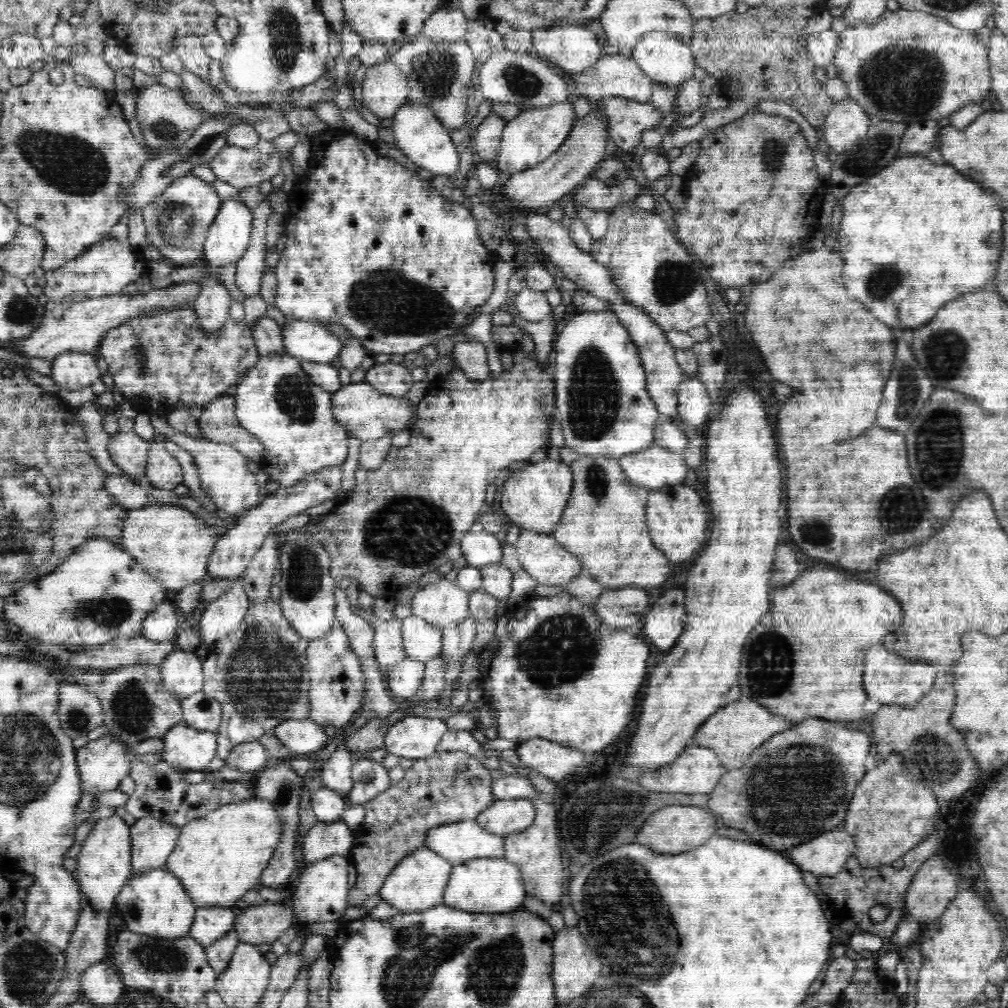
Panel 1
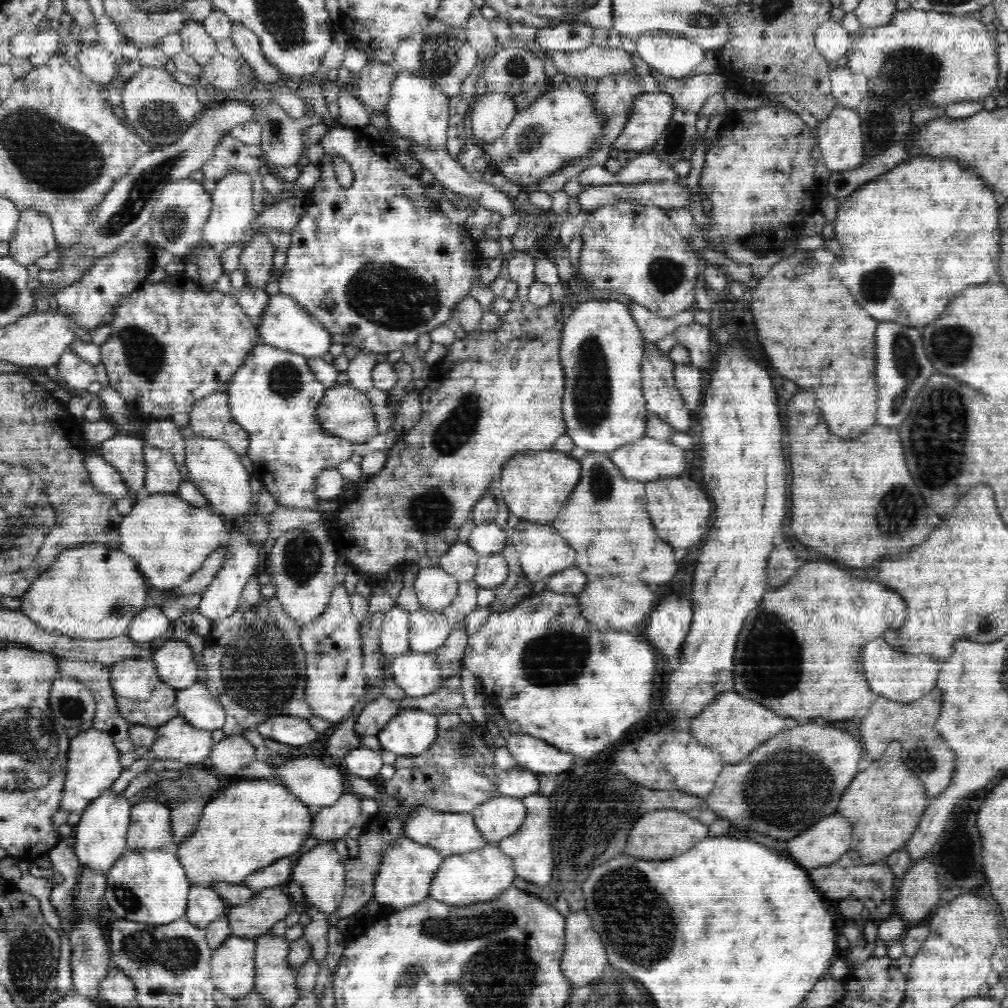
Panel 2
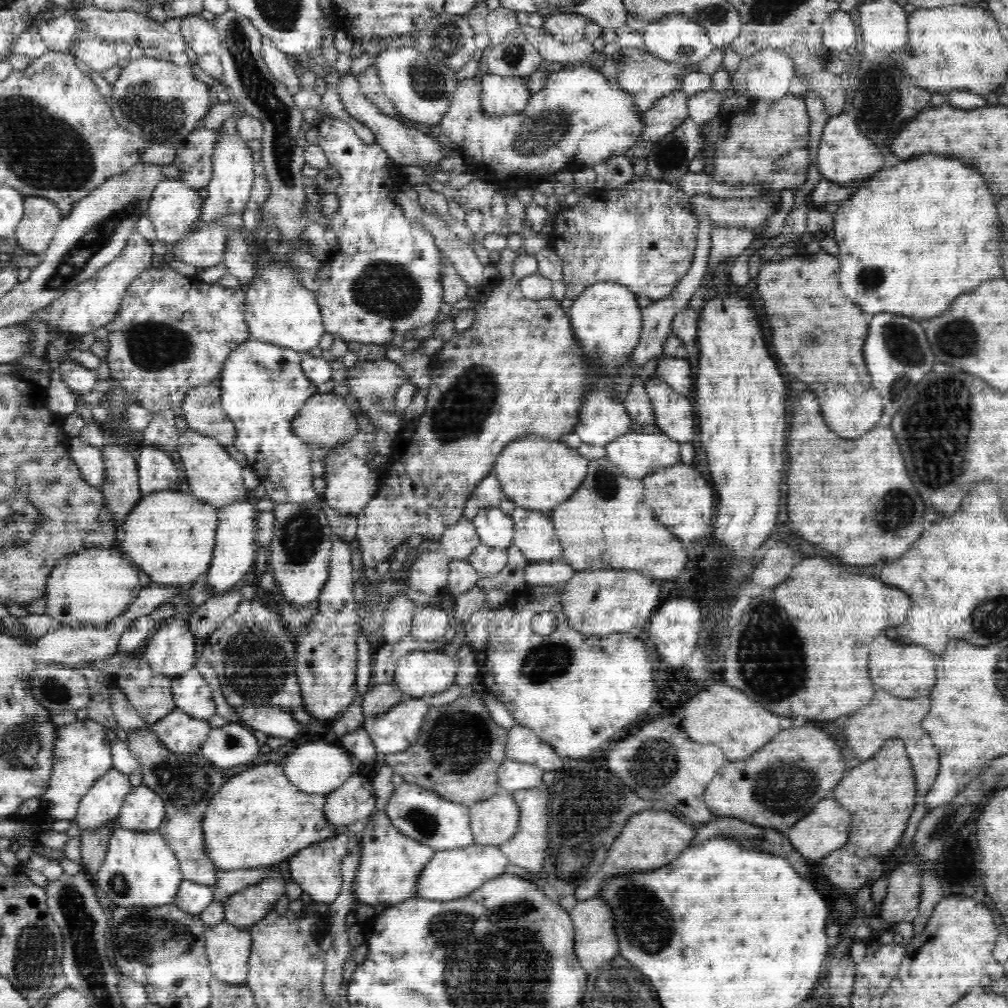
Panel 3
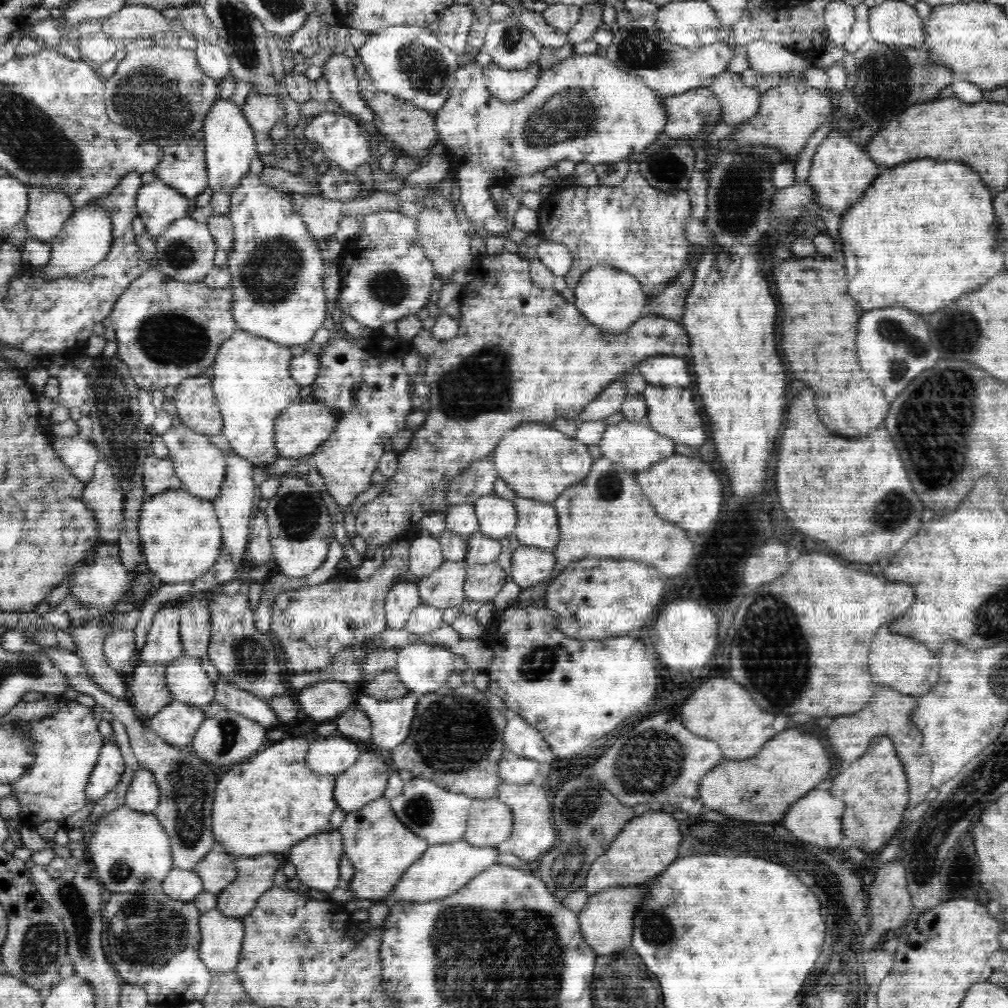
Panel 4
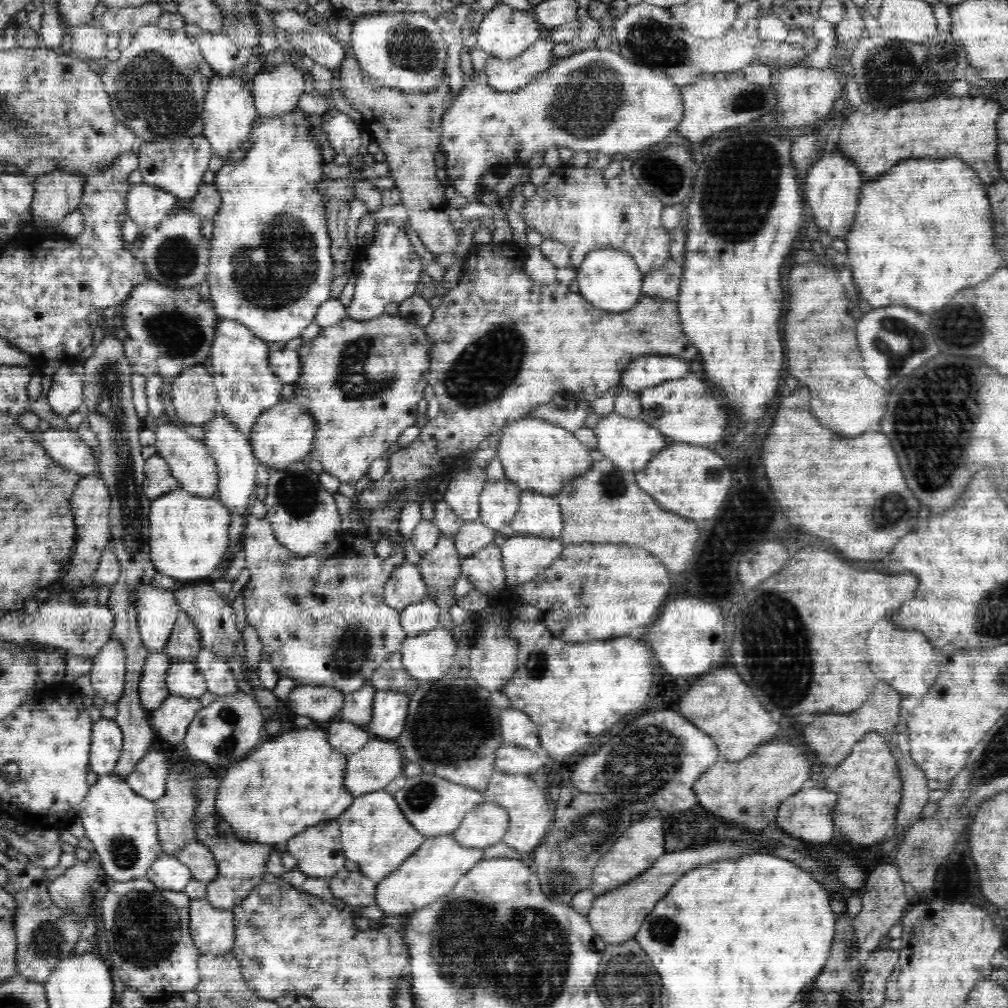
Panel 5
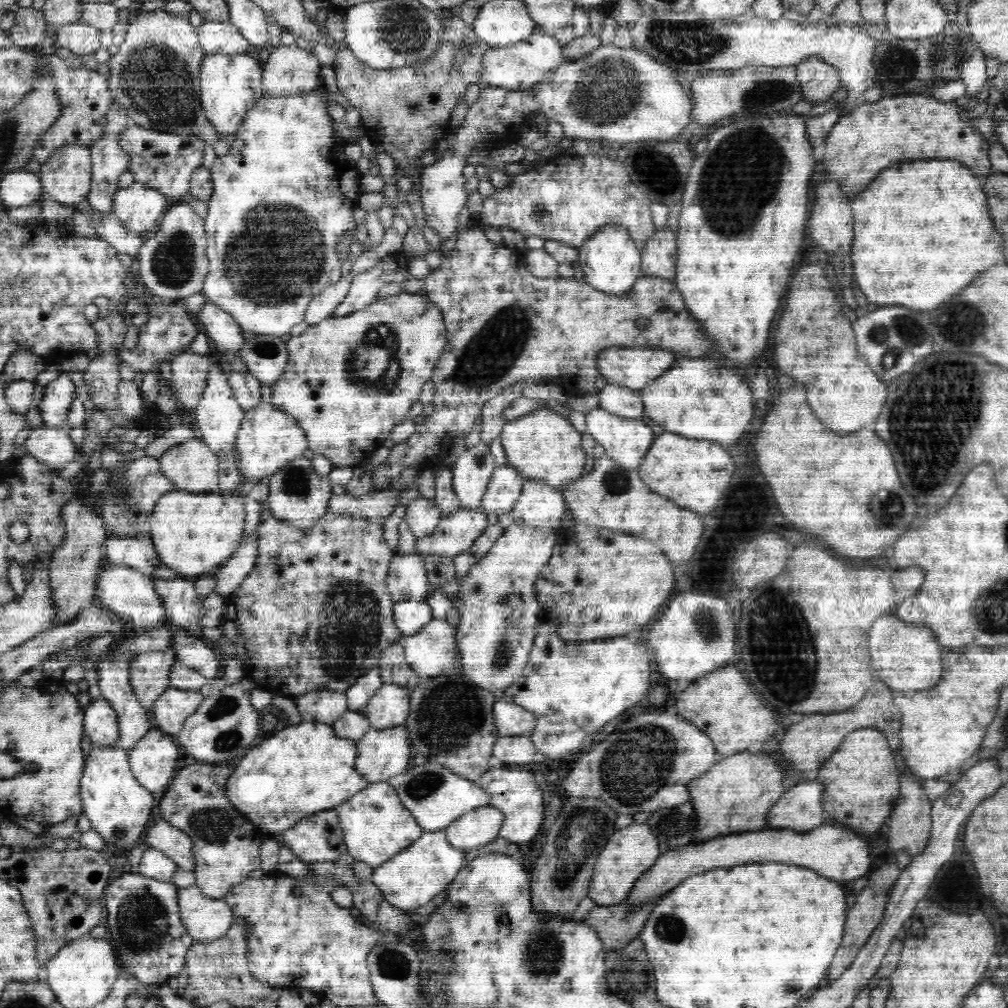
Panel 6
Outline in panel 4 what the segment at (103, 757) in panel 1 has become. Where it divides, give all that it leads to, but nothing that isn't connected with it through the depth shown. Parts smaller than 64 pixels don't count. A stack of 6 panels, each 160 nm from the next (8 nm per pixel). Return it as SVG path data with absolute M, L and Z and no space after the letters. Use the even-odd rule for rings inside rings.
M70 700L52 717L22 722L18 726L18 730L24 734L26 739L32 739L33 750L33 760L32 764L29 765L28 772L24 772L24 776L20 776L20 780L10 784L15 792L13 797L22 808L20 816L26 823L34 825L46 822L46 820L64 823L66 818L84 808L87 800L87 784L98 760L100 748L104 746L105 738L101 735L96 720L94 720L93 708L82 706L75 700Z

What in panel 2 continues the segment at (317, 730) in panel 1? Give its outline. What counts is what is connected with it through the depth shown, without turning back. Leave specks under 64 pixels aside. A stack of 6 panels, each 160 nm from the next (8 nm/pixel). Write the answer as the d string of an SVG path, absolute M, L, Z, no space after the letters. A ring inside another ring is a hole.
M272 716L257 726L258 734L282 744L304 746L320 739L318 732L308 723L308 719L297 716Z

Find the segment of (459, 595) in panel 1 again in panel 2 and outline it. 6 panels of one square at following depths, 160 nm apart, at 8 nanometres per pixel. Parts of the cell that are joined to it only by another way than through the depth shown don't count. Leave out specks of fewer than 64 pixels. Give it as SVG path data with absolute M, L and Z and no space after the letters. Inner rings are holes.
M440 566L429 567L418 571L414 588L422 609L442 612L456 598L458 581Z

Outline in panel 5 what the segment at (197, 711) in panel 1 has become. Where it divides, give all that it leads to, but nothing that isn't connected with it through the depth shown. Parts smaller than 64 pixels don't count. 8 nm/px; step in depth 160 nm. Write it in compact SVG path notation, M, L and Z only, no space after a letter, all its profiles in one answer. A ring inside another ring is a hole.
M172 660L165 681L172 696L199 699L207 691L206 679L194 661Z

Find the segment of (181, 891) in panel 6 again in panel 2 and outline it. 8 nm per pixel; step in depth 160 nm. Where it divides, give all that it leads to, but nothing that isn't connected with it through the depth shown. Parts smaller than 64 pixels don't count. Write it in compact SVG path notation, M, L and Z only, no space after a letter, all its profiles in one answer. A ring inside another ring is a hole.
M230 936L221 948L212 951L211 978L215 988L232 998L246 997L254 991L255 952L255 941L238 936Z

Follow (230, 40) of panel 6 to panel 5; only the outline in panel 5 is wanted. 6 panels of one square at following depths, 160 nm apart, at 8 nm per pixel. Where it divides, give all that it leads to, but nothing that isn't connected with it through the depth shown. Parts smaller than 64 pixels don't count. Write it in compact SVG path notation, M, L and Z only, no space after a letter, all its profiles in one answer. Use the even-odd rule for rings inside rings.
M202 31L196 38L201 54L215 74L232 74L236 68L245 68L261 52L260 48L236 47L223 32Z

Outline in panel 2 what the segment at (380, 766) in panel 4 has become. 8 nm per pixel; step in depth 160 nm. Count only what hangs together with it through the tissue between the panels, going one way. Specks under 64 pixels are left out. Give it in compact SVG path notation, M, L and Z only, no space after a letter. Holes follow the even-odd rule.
M346 790L332 805L318 809L311 824L310 836L318 839L319 844L332 843L348 834L350 828L367 823L369 817L360 812L361 801L357 793Z

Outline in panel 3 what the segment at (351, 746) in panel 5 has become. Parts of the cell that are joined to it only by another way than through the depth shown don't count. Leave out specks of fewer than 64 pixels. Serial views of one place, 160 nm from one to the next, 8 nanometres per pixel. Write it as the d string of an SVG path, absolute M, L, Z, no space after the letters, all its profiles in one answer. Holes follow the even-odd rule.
M324 738L322 742L310 742L298 746L288 758L283 760L283 772L286 772L288 780L308 794L319 793L327 796L331 791L340 788L352 771L352 757L334 738Z

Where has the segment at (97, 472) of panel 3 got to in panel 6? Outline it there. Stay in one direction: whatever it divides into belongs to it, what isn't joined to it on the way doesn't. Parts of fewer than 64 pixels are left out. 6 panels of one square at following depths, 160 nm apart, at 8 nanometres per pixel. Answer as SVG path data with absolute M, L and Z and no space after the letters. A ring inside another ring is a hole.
M34 429L24 444L27 454L44 462L49 468L62 470L77 460L78 448L63 429Z

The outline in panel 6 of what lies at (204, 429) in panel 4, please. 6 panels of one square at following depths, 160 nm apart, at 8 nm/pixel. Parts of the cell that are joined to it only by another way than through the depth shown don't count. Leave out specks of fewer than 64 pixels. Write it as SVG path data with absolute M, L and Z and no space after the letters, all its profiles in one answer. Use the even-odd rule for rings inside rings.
M181 350L171 358L172 379L170 386L177 403L191 413L195 413L197 405L205 392L210 368L210 356Z

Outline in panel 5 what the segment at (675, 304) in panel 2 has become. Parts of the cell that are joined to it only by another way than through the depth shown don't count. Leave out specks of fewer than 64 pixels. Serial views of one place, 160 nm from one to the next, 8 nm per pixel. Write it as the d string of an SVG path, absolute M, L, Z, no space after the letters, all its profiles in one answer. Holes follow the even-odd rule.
M566 166L550 178L550 194L546 186L538 186L536 194L526 200L526 226L540 232L544 239L565 244L572 252L571 266L578 269L586 254L594 248L620 248L627 252L638 265L642 274L662 268L670 260L670 230L662 225L662 210L665 204L652 194L644 191L632 178L630 172L622 172L606 181L594 167L576 168Z

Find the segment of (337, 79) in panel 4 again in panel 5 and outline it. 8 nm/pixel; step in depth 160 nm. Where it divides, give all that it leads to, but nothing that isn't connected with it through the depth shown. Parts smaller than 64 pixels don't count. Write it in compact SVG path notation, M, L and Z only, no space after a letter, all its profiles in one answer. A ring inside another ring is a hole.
M284 8L284 12L270 9L269 12L274 24L285 30L294 48L304 51L315 64L331 70L334 75L340 73L349 52L326 29L317 26L310 13L302 15L292 8Z

